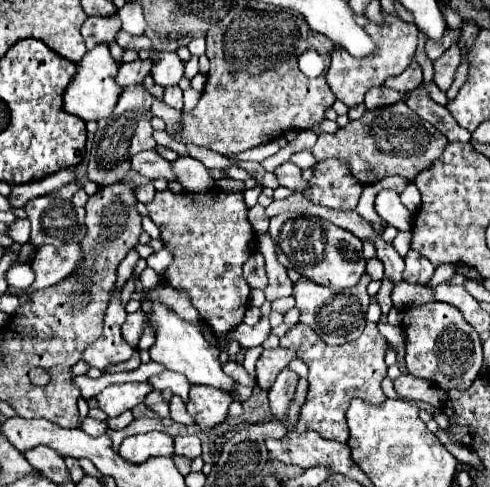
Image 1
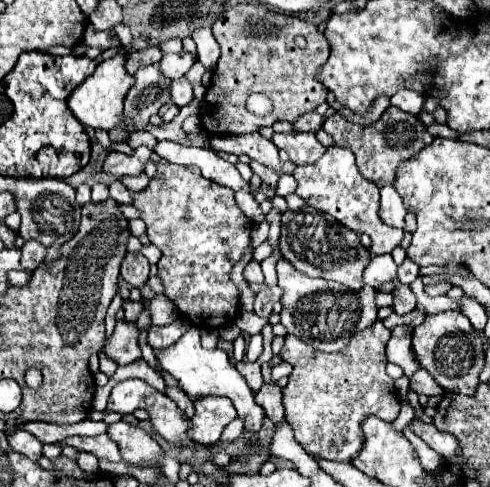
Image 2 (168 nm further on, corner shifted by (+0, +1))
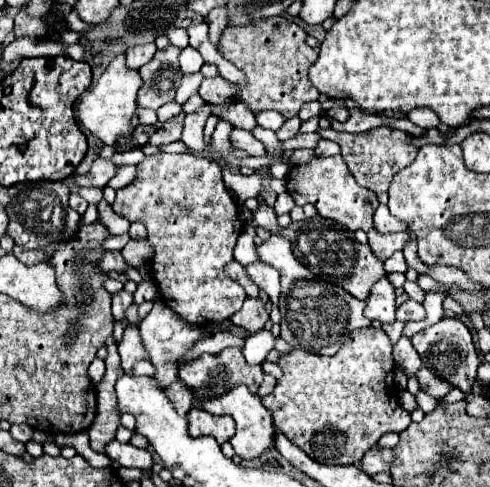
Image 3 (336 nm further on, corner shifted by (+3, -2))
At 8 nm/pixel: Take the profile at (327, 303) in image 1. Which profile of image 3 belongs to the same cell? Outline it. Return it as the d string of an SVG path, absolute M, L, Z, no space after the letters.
M272 235L268 241L256 247L256 251L260 261L272 265L280 273L282 279L282 293L278 303L282 313L280 337L294 349L304 349L316 355L334 355L354 329L372 325L372 321L364 317L366 303L354 299L338 285L324 283L324 279L316 279L316 275L312 275L312 271L308 271L292 255L292 243L288 239Z

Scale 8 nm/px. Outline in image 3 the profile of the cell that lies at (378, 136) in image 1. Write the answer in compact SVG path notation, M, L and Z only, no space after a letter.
M380 125L366 133L344 133L344 131L334 131L334 129L320 129L320 137L332 139L340 145L342 157L344 157L348 169L354 173L354 179L362 187L374 191L380 203L388 201L388 185L390 185L392 177L400 169L410 165L418 153L418 147L412 145L412 135L408 135L406 131L394 129L390 125Z

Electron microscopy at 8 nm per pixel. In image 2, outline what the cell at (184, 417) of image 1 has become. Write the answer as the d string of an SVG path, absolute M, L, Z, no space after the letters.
M173 386L173 388L167 388L165 390L165 394L183 410L183 414L187 416L187 418L191 418L193 416L193 400L179 388L179 386Z

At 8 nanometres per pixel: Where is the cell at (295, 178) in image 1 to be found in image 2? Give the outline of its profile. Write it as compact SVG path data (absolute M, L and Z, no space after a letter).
M259 132L243 134L243 136L211 136L211 146L215 150L231 152L231 154L247 154L251 160L257 160L273 170L281 170L283 174L291 174L296 166L291 161L281 162L277 146L263 138Z

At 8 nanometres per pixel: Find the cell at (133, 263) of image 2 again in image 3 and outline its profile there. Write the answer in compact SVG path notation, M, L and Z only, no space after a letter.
M108 251L108 253L104 253L104 257L102 257L102 261L100 261L100 267L102 267L102 271L106 271L106 273L116 271L116 273L124 275L126 269L128 269L128 263L124 261L124 257L122 257L120 251Z

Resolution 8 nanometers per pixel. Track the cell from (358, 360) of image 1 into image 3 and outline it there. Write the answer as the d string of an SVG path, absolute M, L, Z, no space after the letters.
M368 327L368 329L356 329L350 333L350 339L340 347L340 351L334 355L334 357L322 357L322 355L314 355L314 353L308 353L308 351L302 351L302 349L292 349L290 353L282 353L280 359L278 359L278 365L282 367L284 371L284 377L278 381L278 385L274 387L274 391L266 397L262 397L262 403L264 407L272 413L274 417L274 425L292 441L296 443L304 453L308 453L312 459L316 459L318 463L324 463L324 465L358 465L360 459L364 457L364 453L384 435L384 433L402 433L408 425L410 425L410 413L404 411L398 403L398 387L394 383L394 359L392 359L392 341L390 337L382 331L382 329L374 329L374 327Z

